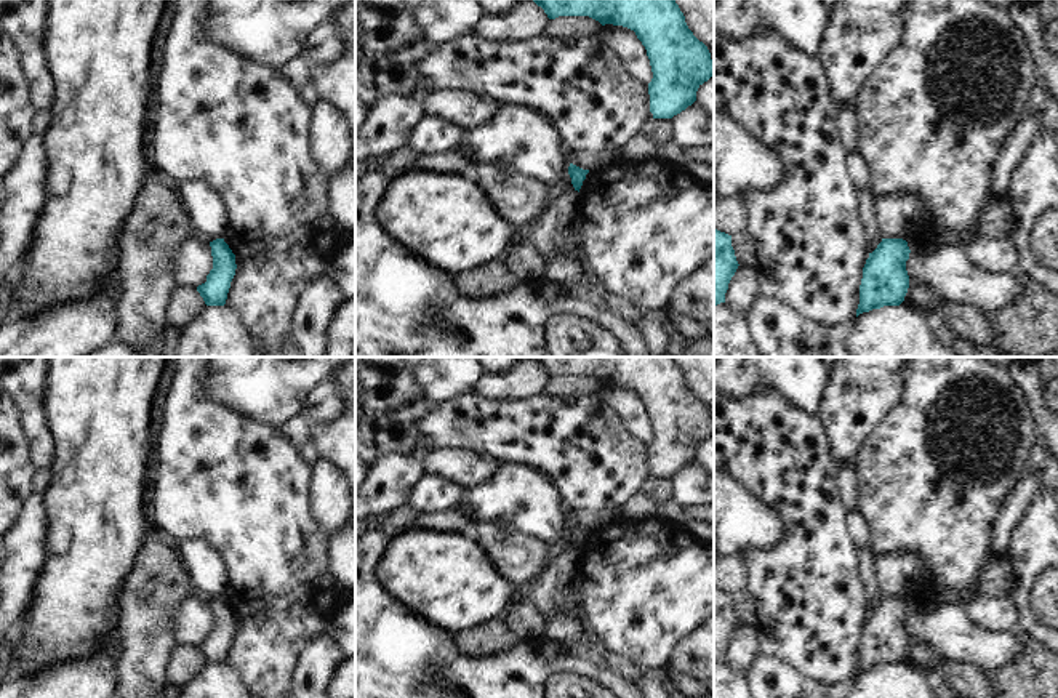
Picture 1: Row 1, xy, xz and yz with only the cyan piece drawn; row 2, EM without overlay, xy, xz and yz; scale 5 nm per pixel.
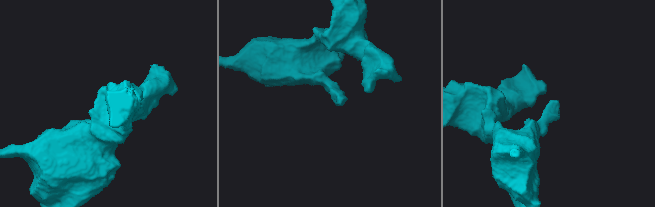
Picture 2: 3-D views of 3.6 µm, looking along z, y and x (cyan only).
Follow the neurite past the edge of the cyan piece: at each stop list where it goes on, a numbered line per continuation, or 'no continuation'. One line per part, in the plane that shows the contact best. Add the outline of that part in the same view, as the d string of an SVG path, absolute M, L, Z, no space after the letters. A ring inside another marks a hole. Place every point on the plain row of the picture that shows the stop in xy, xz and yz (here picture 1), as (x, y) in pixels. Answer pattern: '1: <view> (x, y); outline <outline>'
no continuation

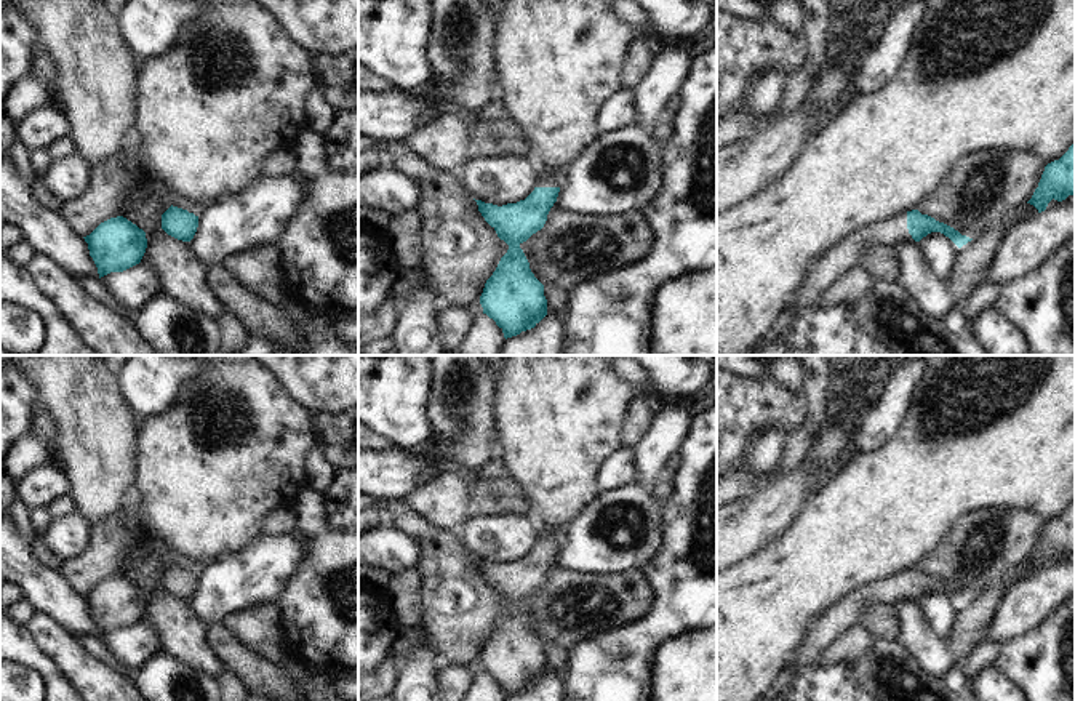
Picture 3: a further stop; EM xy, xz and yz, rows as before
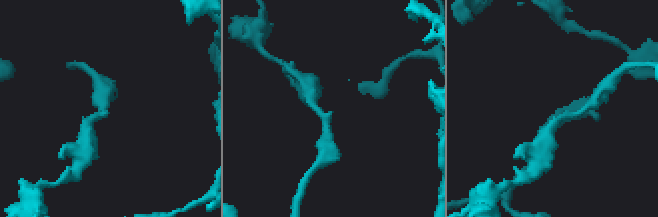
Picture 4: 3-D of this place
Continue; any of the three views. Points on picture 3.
1: yz (847, 613); outline M907 571L851 592L811 623L803 643L789 656L787 666L782 671L784 679L793 669L806 669L816 663L827 645L846 629L859 626L862 615L872 603L883 603L888 608L894 608L909 599L913 597L907 587Z

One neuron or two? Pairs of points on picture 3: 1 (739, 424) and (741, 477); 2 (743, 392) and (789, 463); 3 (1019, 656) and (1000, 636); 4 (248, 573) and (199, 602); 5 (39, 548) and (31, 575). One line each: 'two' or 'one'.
1: two
2: two
3: two
4: one
5: two

